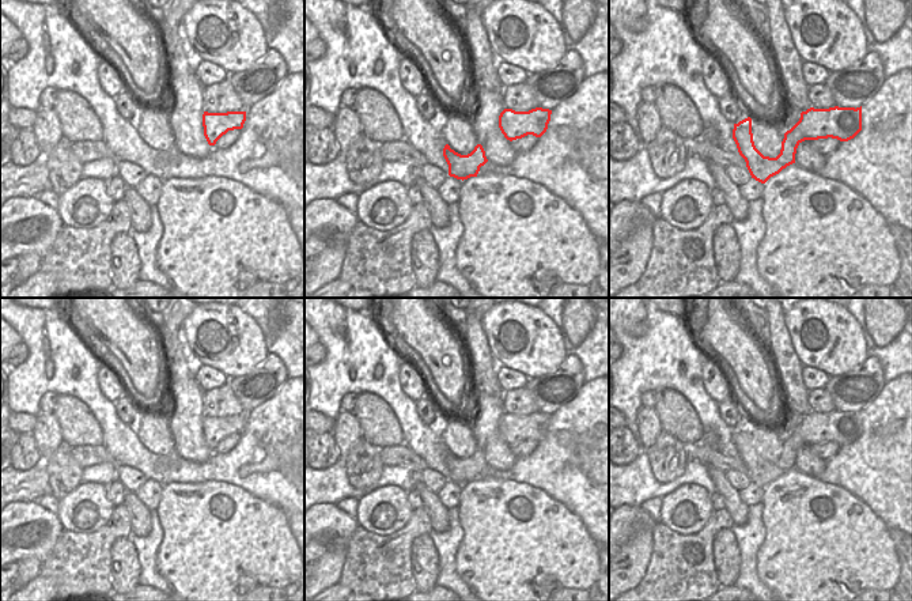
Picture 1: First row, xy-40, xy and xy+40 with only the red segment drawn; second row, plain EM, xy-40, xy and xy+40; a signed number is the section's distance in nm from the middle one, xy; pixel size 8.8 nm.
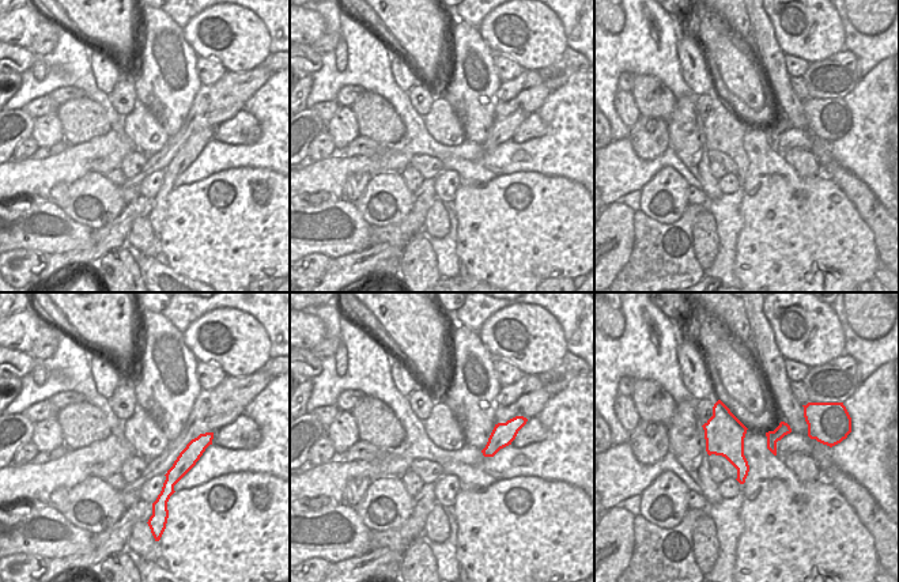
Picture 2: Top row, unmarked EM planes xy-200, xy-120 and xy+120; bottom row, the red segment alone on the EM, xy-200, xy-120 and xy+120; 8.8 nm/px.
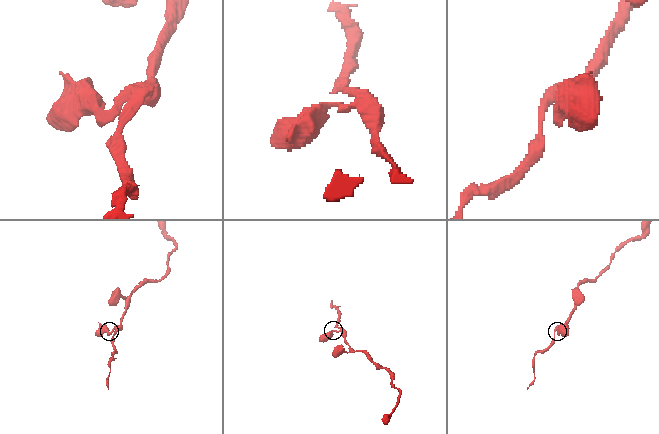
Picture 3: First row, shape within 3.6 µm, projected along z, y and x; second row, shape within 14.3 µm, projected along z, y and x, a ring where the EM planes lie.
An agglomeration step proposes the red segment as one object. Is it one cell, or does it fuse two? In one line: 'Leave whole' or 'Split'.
Leave whole

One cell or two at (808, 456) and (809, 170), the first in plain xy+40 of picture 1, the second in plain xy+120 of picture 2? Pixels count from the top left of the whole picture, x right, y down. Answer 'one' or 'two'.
one

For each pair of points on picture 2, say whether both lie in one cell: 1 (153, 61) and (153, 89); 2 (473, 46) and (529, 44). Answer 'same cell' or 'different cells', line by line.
1: same cell
2: different cells

